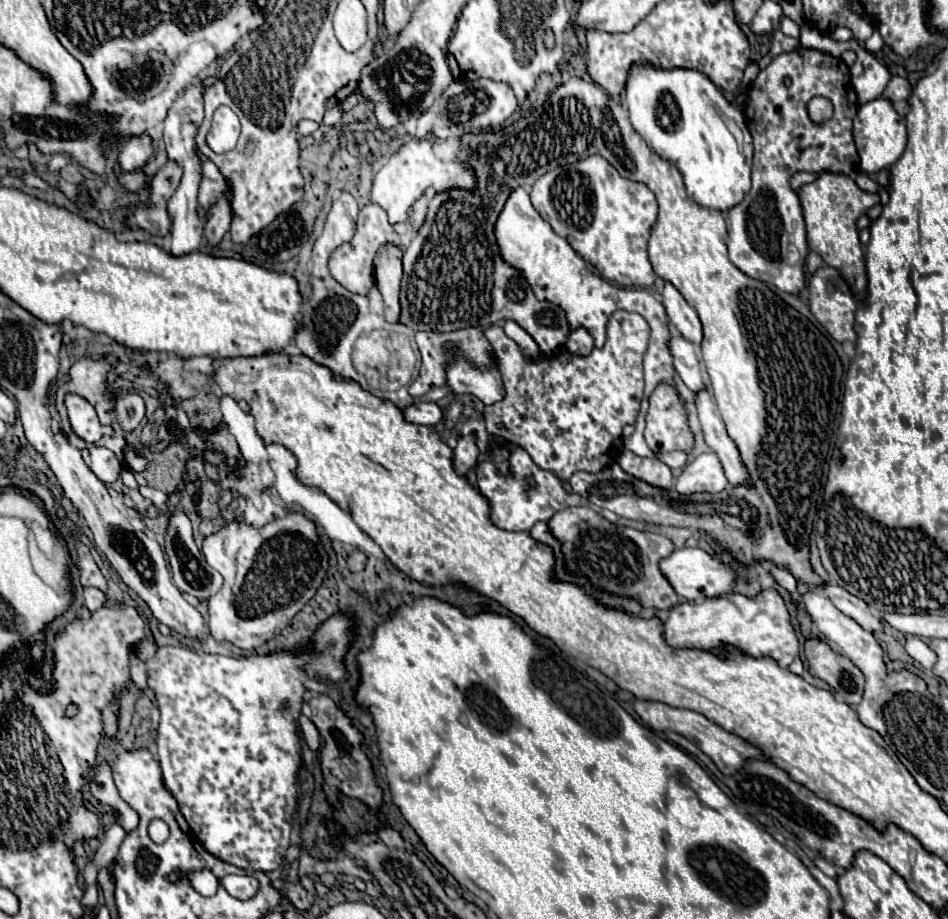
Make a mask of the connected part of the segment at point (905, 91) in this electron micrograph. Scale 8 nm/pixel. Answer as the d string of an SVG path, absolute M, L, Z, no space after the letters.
M894 76L894 78L888 82L886 90L884 90L884 98L892 100L894 104L896 104L896 102L904 102L904 100L910 98L910 94L912 94L910 88L912 88L912 86L910 86L910 82L908 82L906 78Z

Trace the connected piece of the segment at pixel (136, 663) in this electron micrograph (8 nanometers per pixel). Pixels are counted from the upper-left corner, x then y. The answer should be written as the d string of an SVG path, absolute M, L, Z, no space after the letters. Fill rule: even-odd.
M132 656L130 658L130 670L132 670L132 682L134 682L134 686L140 692L144 692L144 688L146 688L146 668L144 668L144 662L138 660L136 656Z

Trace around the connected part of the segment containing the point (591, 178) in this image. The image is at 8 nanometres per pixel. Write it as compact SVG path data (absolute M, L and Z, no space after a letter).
M596 154L566 168L546 172L532 186L530 198L552 230L566 238L606 280L626 288L646 288L656 282L656 274L652 280L646 248L658 204L646 184L622 178L606 158Z

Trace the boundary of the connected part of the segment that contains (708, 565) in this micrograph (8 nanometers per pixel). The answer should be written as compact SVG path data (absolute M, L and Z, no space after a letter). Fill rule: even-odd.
M678 548L674 550L670 556L662 558L660 562L660 570L666 576L666 580L670 582L670 586L674 588L674 592L690 602L702 600L702 598L712 598L712 596L720 596L726 592L732 592L734 588L734 574L730 572L728 566L724 566L722 562L718 562L714 556L706 554L700 548Z

